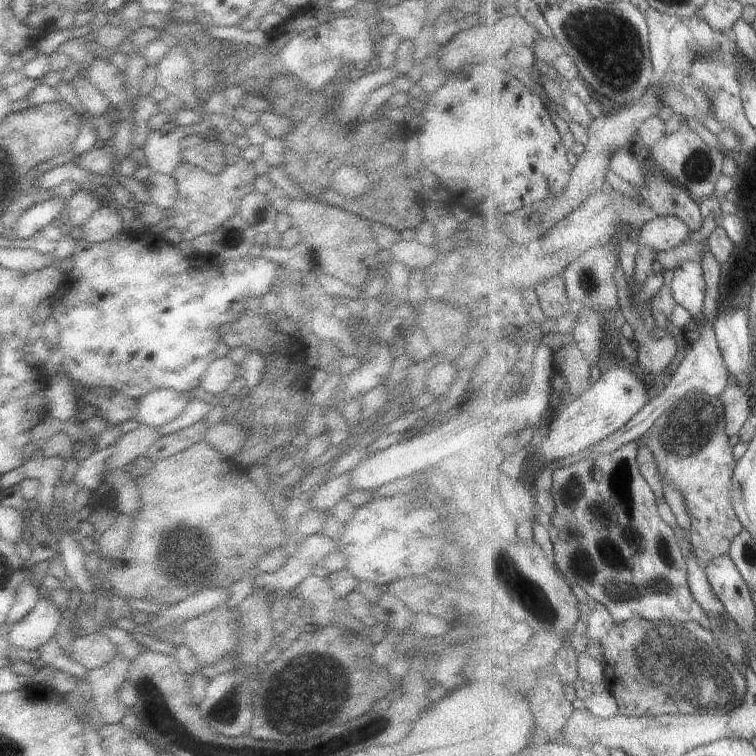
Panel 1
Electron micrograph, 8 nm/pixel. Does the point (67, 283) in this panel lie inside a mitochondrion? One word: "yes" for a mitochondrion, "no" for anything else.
no

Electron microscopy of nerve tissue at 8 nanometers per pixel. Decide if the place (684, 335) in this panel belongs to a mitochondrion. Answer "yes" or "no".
no

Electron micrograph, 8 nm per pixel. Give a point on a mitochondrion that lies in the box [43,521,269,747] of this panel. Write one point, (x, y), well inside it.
(185, 556)

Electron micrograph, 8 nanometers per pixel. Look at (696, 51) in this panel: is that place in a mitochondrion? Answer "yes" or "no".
yes

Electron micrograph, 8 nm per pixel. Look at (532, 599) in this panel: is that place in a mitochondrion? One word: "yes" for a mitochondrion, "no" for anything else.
yes

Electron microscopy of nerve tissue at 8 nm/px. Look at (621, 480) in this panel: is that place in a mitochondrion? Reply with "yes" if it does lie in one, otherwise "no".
yes

